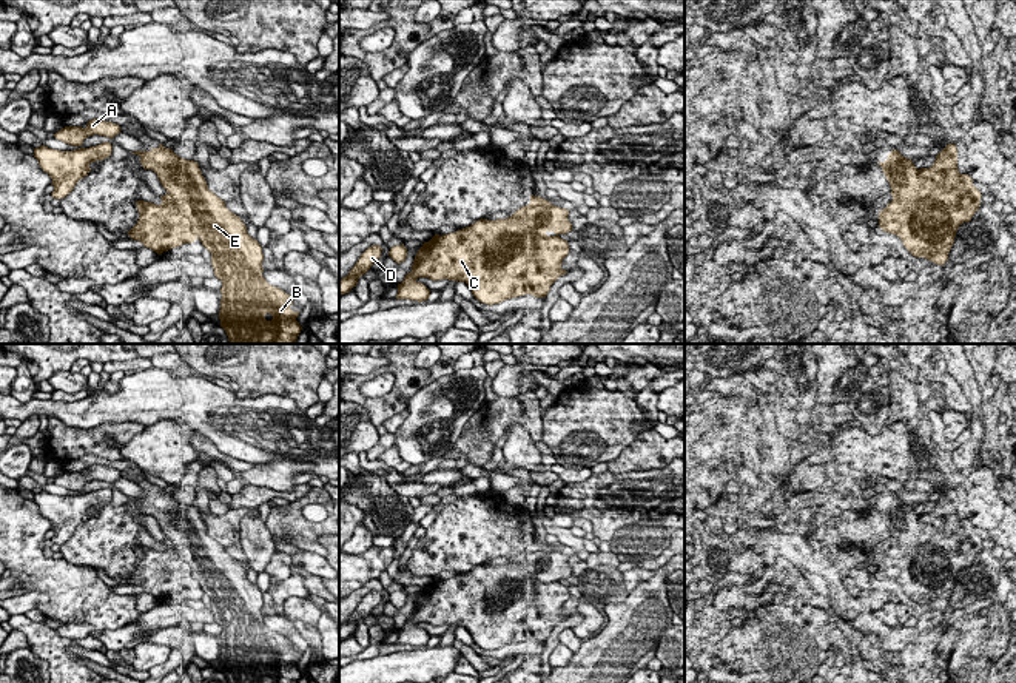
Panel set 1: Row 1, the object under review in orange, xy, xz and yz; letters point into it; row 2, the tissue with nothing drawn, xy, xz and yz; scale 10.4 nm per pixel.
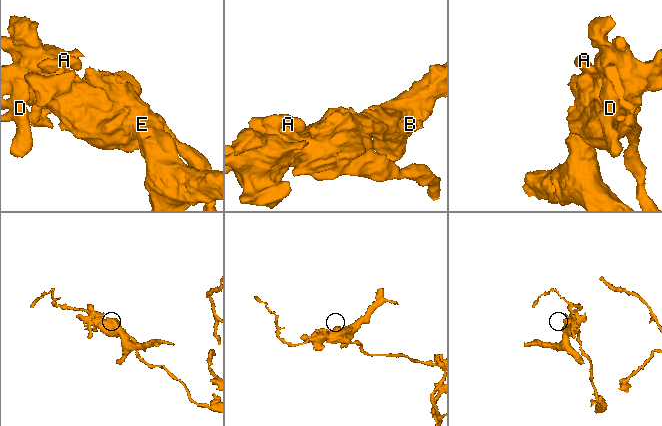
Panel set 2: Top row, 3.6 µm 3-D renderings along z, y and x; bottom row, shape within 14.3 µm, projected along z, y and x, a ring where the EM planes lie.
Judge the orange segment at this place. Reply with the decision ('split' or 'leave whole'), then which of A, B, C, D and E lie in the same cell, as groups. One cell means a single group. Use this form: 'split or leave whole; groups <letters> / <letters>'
split; groups A C D / B E

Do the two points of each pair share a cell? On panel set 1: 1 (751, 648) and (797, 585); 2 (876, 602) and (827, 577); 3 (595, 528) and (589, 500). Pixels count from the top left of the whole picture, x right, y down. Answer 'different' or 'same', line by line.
1: different
2: different
3: different

